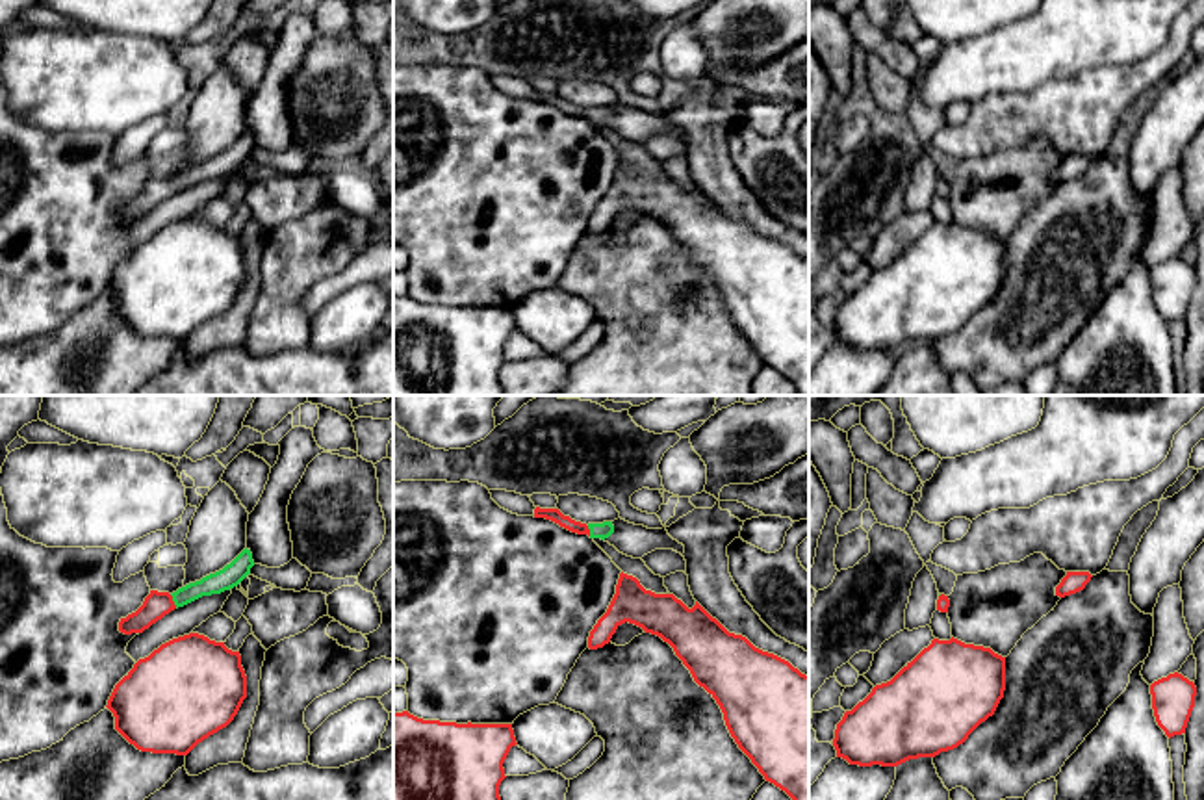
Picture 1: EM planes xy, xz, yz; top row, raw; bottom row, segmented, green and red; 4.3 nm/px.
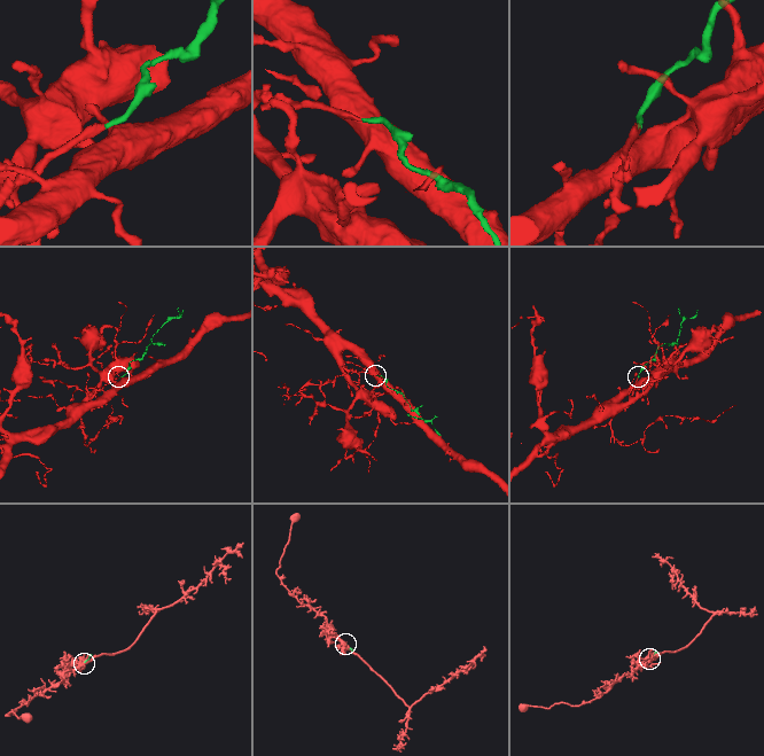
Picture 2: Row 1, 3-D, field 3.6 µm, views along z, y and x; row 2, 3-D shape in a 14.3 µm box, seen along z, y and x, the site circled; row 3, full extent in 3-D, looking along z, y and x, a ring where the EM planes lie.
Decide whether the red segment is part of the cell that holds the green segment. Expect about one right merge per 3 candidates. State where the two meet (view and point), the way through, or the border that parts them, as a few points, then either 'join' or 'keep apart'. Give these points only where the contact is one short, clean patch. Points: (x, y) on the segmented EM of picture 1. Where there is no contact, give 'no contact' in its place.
contact xy (173, 600); way xy (223, 580), (173, 600), (156, 604); join

